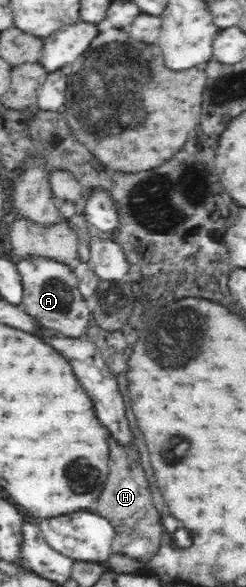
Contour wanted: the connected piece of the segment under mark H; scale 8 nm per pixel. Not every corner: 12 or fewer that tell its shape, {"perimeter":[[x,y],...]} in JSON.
{"perimeter":[[108,435],[110,475],[90,506],[112,550],[143,564],[165,535],[140,453]]}

